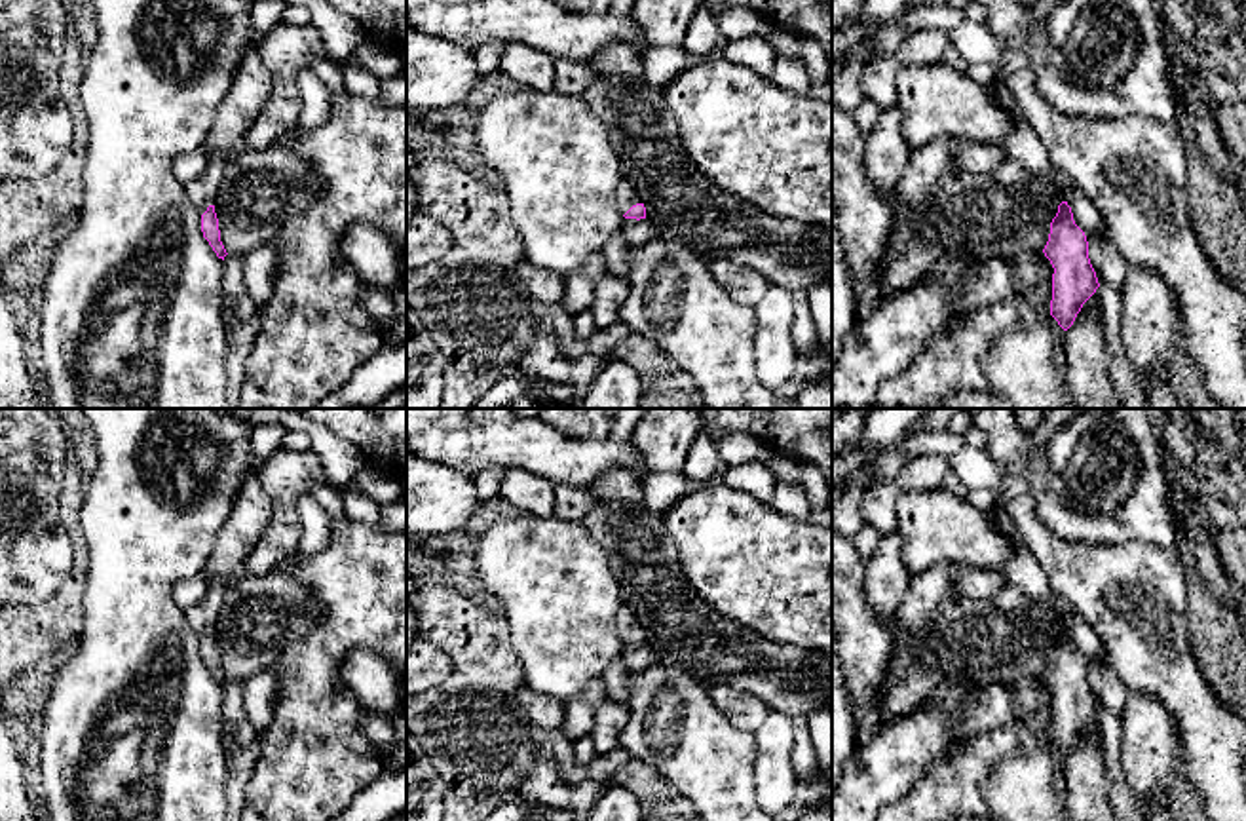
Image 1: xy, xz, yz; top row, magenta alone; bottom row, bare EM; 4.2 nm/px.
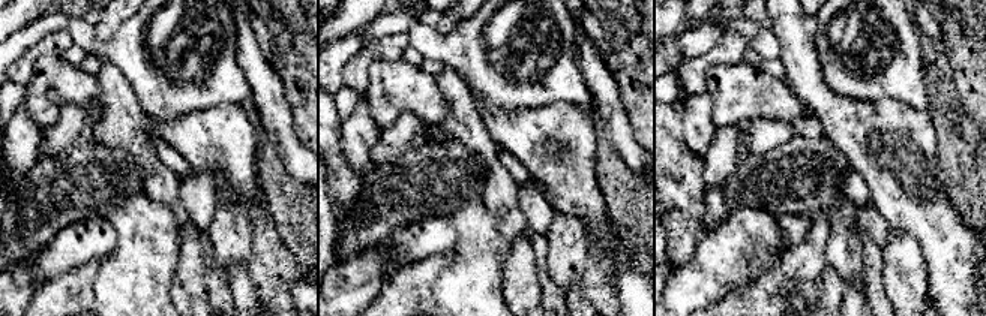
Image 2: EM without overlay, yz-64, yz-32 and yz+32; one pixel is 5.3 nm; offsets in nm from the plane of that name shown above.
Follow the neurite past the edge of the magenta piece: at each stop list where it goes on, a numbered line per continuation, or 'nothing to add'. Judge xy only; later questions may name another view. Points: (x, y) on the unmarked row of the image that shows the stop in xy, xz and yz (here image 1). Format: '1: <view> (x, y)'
1: xy (202, 616)

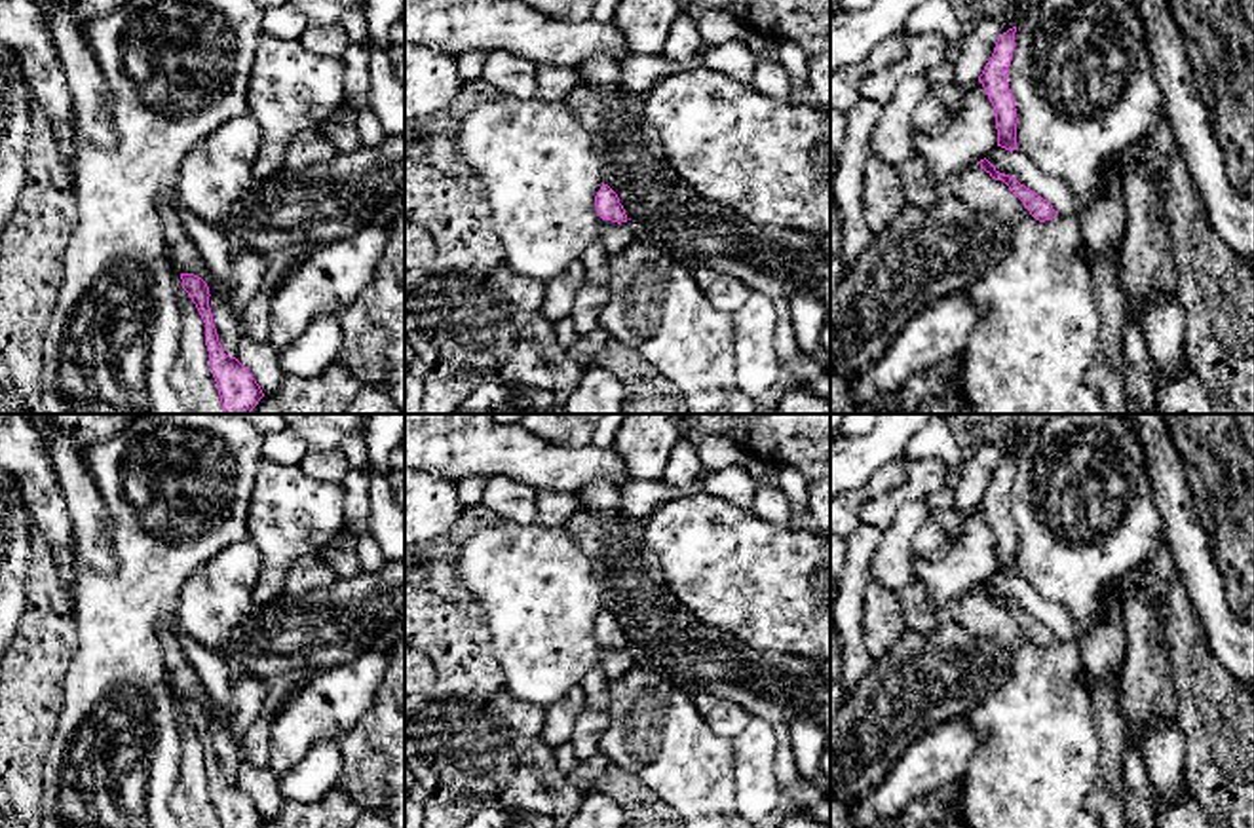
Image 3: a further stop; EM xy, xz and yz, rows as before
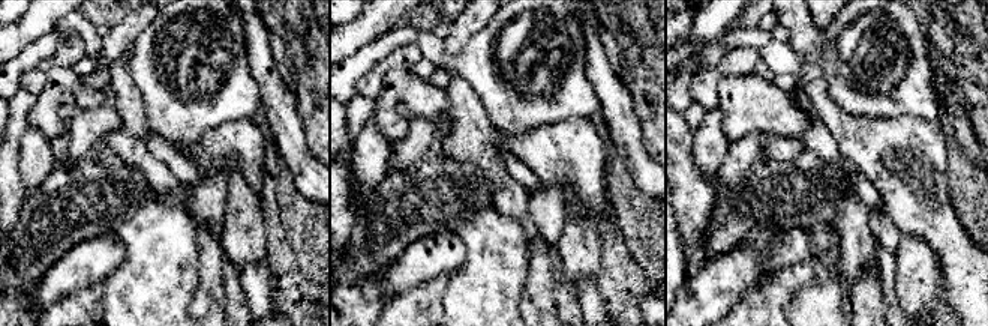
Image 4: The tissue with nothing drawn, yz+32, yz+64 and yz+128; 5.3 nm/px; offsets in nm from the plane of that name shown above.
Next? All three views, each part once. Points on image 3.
nothing to add

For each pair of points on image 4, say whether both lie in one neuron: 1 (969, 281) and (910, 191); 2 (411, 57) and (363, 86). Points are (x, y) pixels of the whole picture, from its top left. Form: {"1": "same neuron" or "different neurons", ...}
{"1": "same neuron", "2": "same neuron"}

